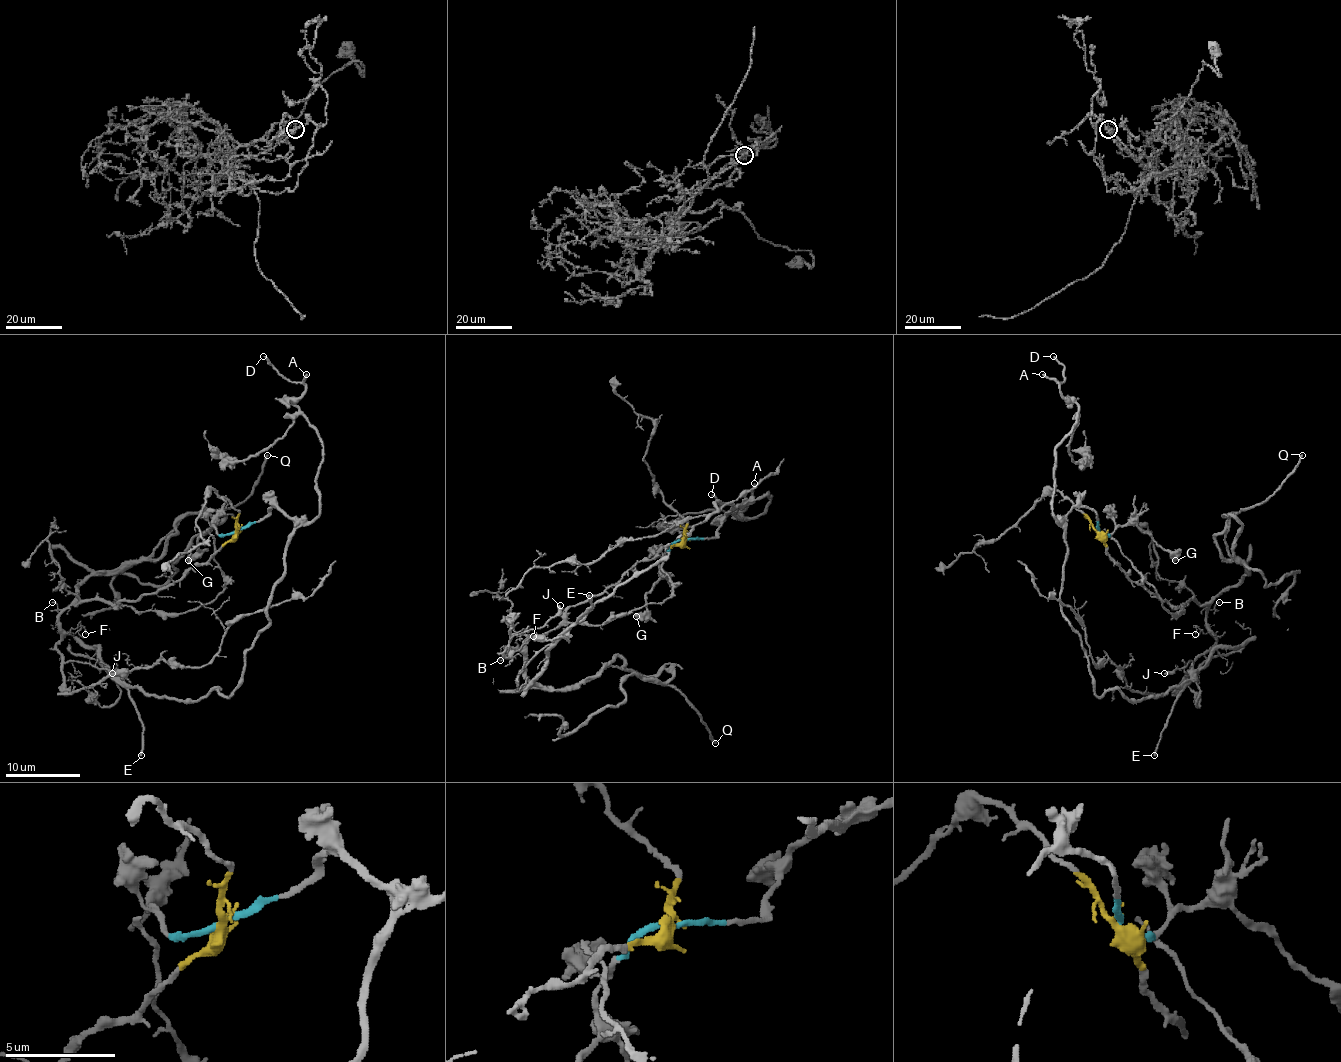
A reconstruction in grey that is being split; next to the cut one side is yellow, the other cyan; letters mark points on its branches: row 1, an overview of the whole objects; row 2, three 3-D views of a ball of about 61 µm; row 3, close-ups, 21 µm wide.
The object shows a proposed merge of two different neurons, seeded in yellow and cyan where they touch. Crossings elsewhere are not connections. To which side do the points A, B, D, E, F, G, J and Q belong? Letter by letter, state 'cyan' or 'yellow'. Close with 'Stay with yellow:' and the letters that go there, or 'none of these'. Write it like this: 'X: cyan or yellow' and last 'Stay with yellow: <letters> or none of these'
A: cyan
B: yellow
D: cyan
E: cyan
F: yellow
G: cyan
J: yellow
Q: yellow
Stay with yellow: B, F, J, Q

